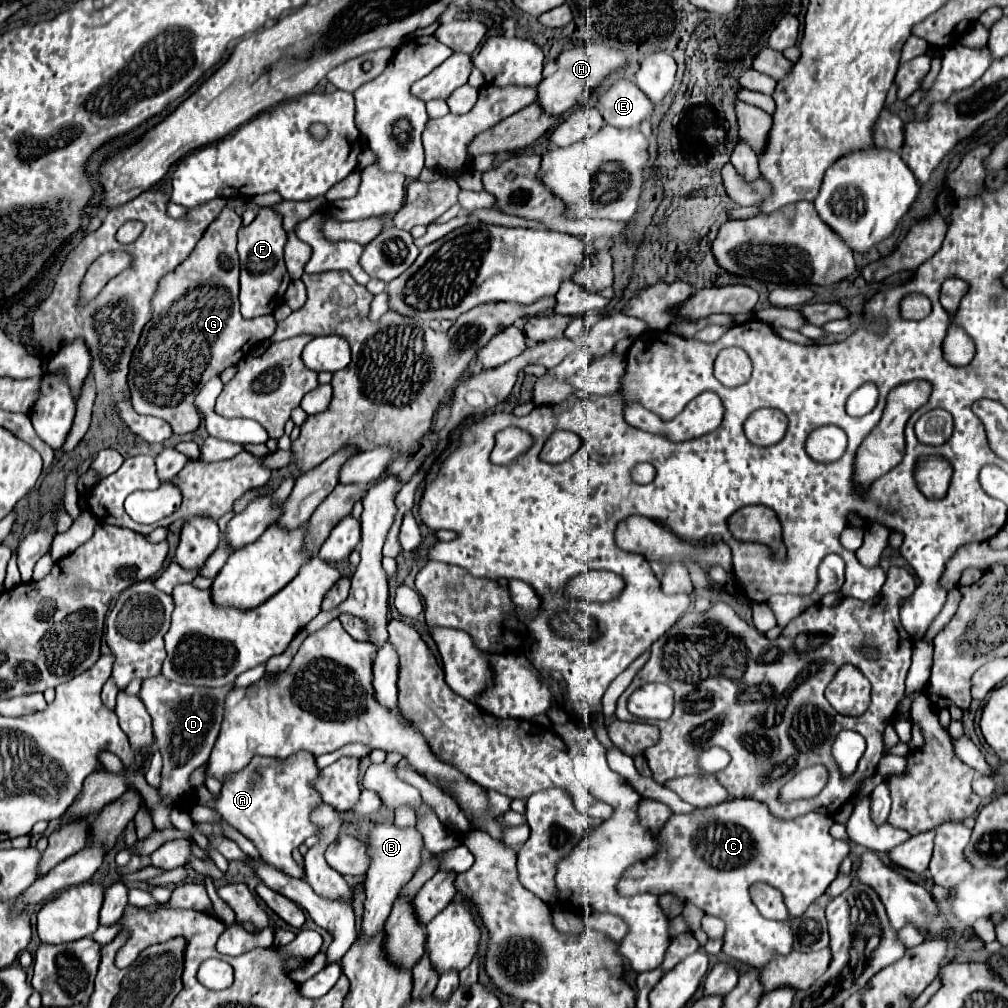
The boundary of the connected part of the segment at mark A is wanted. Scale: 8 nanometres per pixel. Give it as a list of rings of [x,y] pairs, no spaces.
[[[302,753],[298,759],[290,759],[290,763],[278,763],[278,759],[256,755],[248,767],[222,785],[218,801],[212,799],[204,785],[196,787],[194,795],[198,803],[216,807],[228,825],[252,839],[262,861],[290,877],[302,877],[302,867],[292,859],[292,851],[320,831],[320,827],[312,823],[312,811],[324,803],[322,795],[312,787],[316,777],[318,767],[312,755]]]

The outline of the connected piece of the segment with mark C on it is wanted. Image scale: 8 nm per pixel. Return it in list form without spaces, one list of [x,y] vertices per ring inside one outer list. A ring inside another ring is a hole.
[[[728,799],[718,807],[696,809],[688,815],[674,815],[666,827],[660,829],[658,839],[664,843],[664,849],[646,863],[638,867],[630,867],[618,883],[618,893],[622,895],[636,895],[636,893],[676,893],[678,897],[692,901],[704,913],[720,917],[726,923],[728,938],[725,938],[723,951],[728,957],[748,963],[750,967],[766,965],[774,955],[788,955],[792,951],[792,931],[790,923],[778,923],[764,919],[756,905],[752,903],[748,889],[750,885],[764,881],[784,893],[784,903],[790,911],[790,917],[802,915],[806,907],[818,899],[826,887],[838,877],[838,867],[842,859],[850,853],[850,845],[846,839],[834,839],[830,835],[834,819],[822,813],[806,813],[794,819],[780,819],[770,813],[770,809],[752,799]]]

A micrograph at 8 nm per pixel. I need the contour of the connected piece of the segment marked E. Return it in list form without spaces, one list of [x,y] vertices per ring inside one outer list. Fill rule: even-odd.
[[[618,79],[604,95],[600,95],[602,117],[608,125],[618,129],[638,129],[642,121],[654,113],[654,103],[638,91],[628,79]]]

